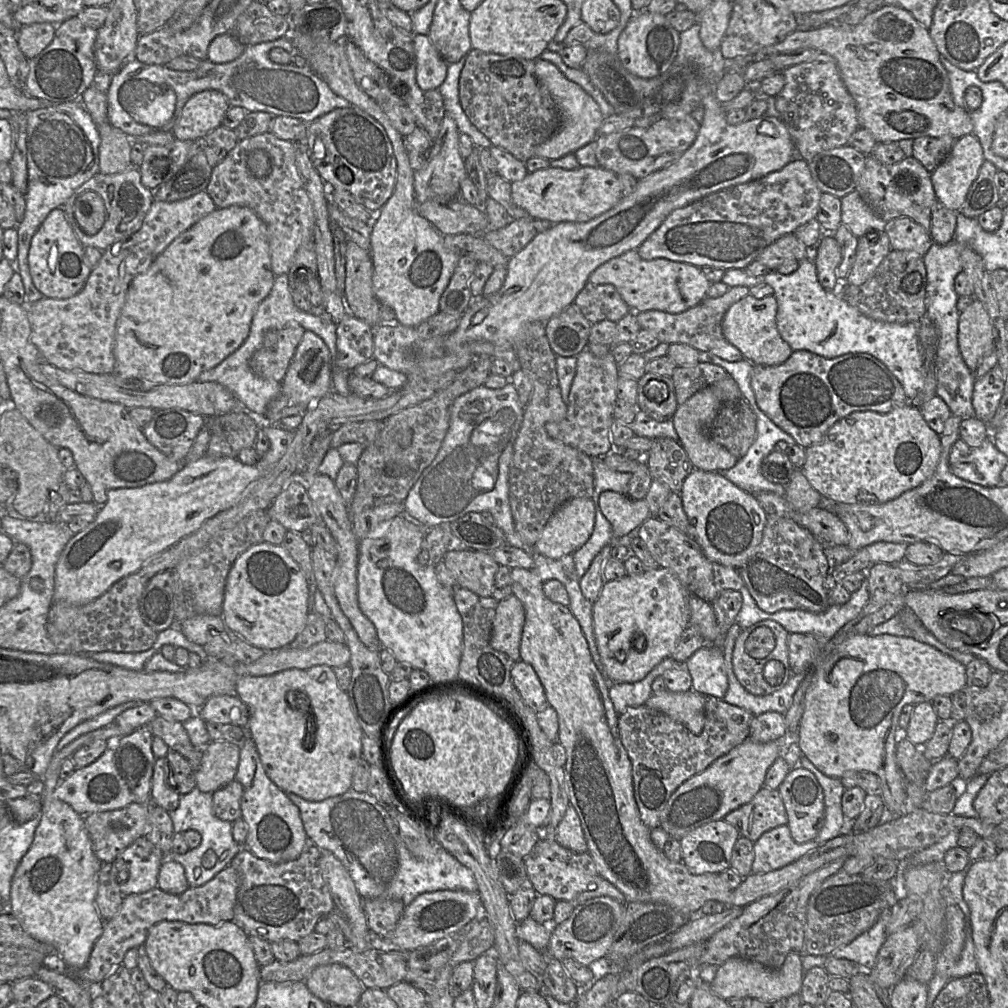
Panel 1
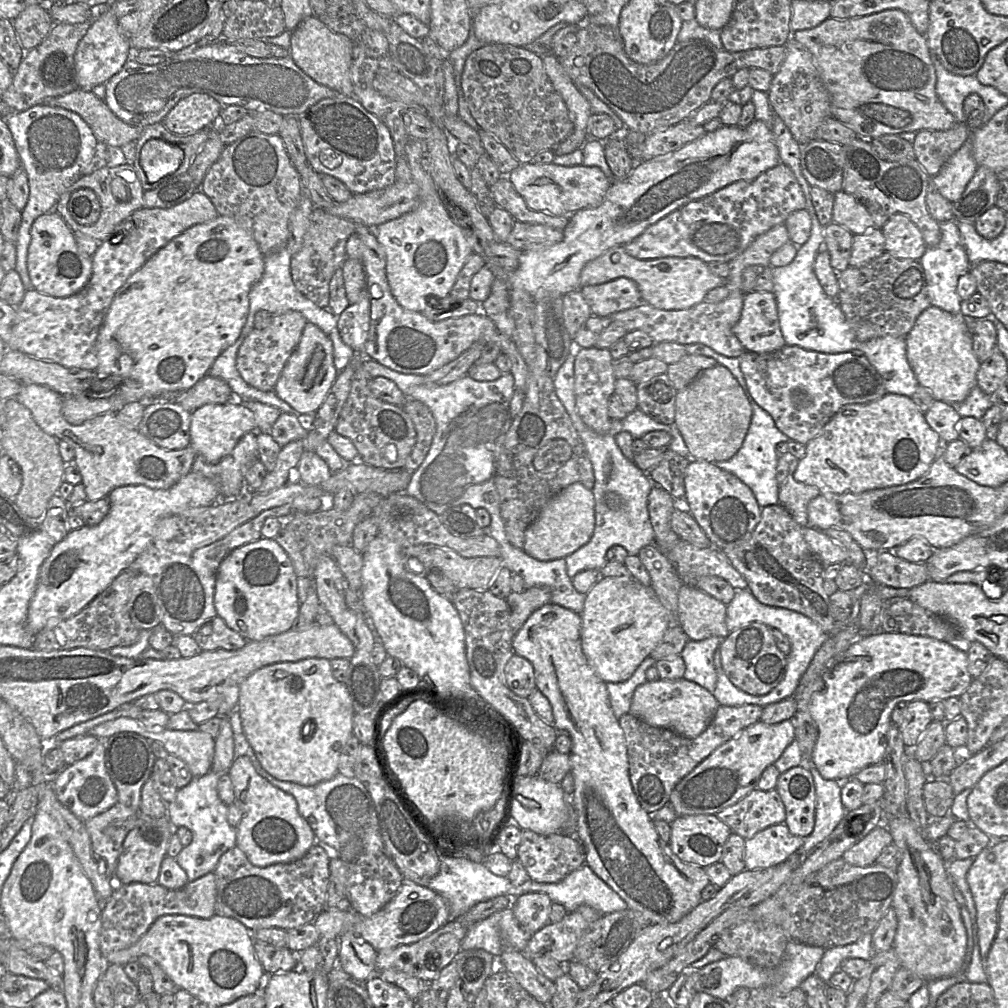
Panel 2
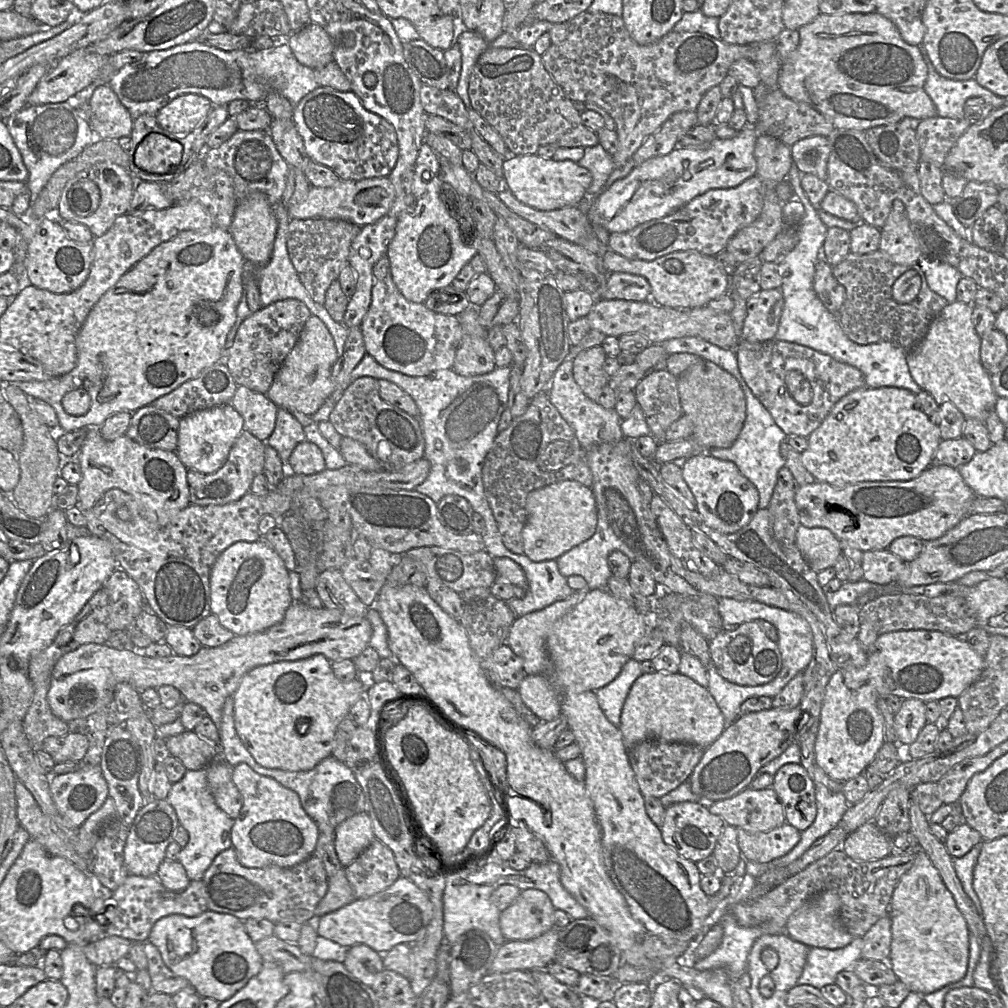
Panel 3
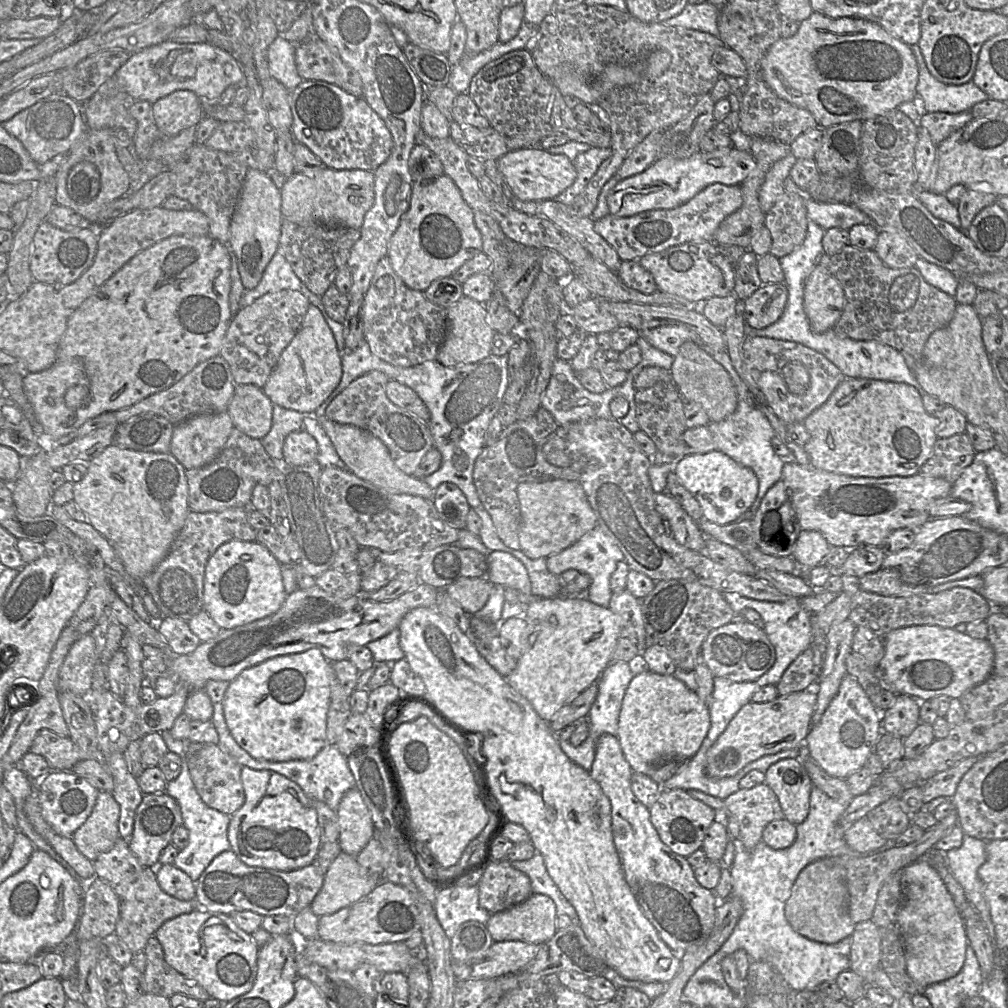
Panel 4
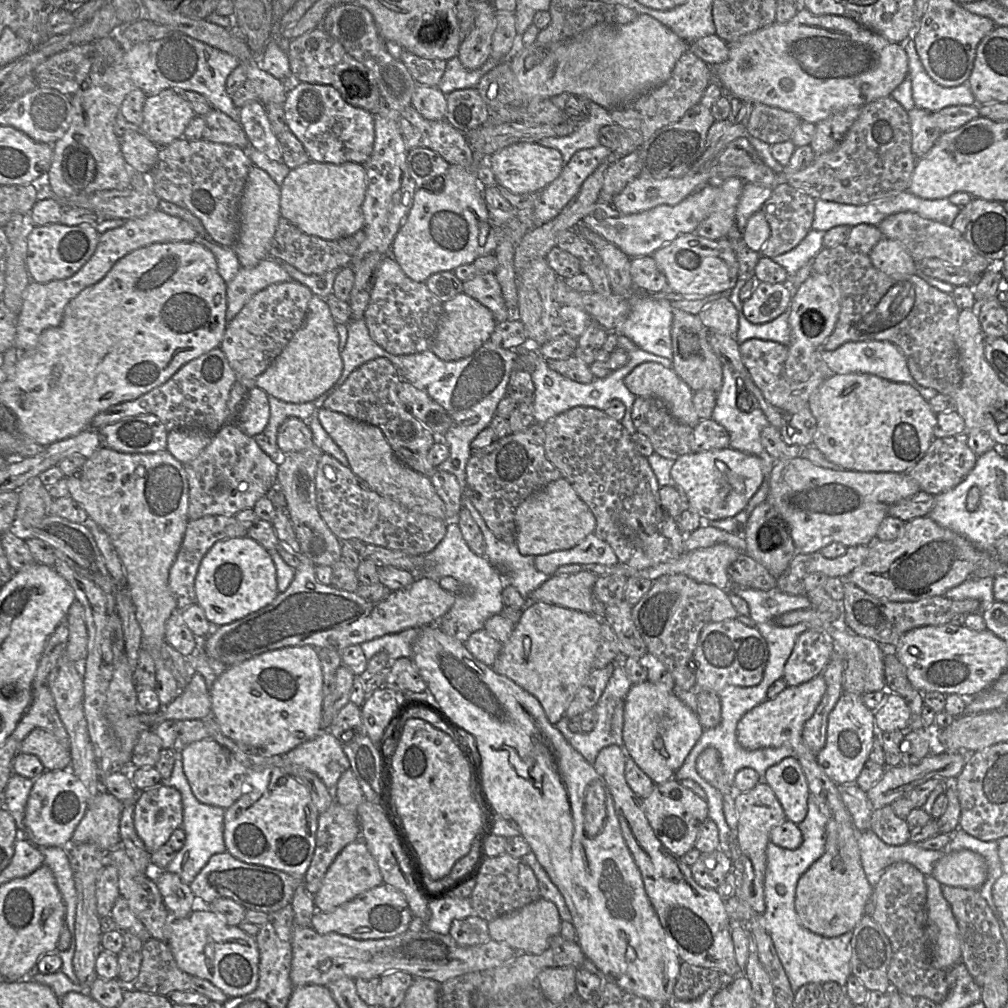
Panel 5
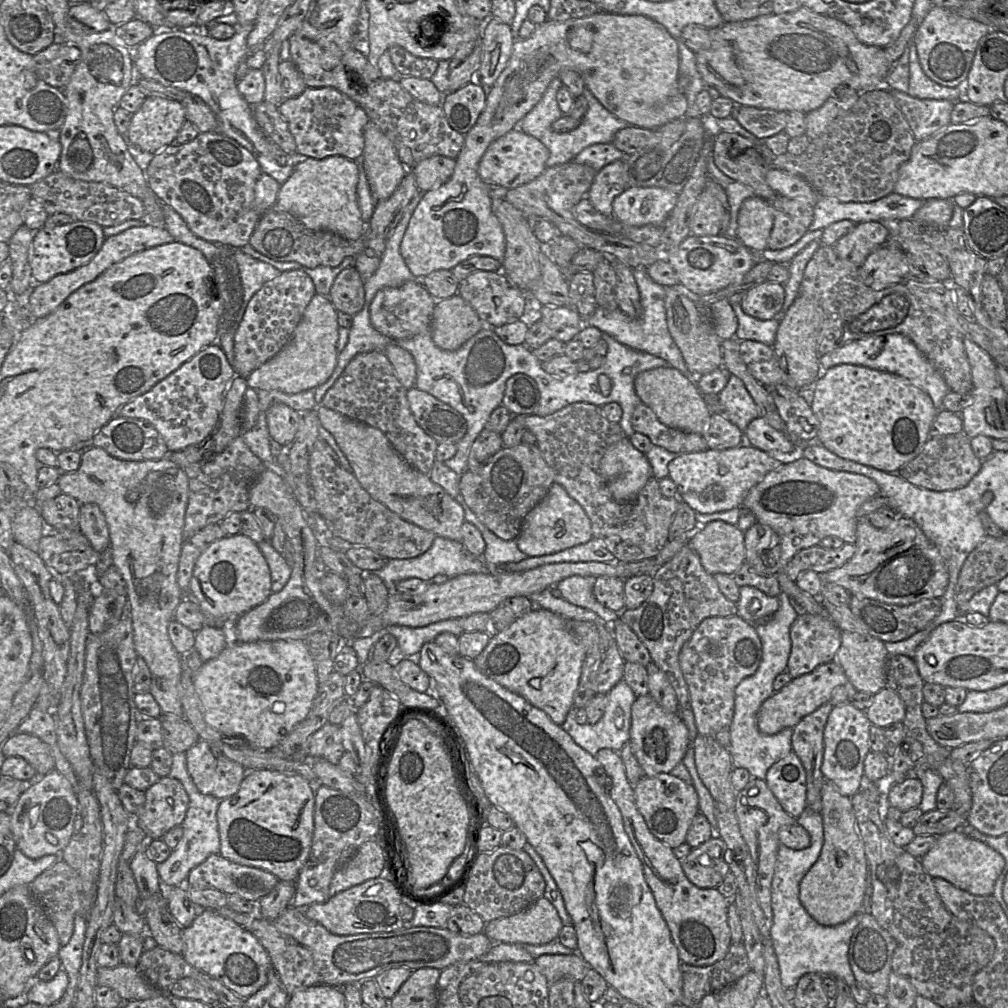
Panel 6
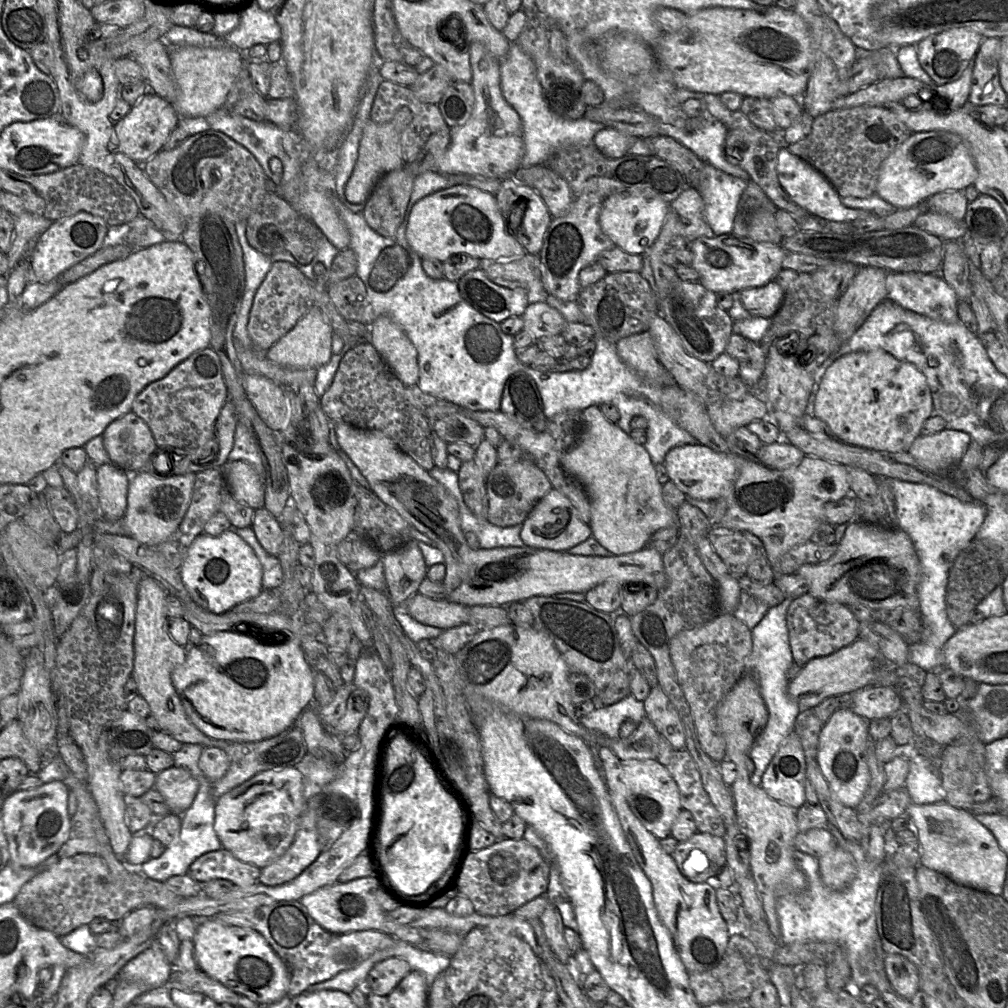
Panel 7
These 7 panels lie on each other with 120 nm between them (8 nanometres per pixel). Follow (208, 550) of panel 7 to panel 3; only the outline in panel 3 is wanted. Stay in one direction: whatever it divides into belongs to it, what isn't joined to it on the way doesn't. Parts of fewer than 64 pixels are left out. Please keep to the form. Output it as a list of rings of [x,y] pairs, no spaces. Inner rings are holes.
[[[264,540],[238,541],[225,549],[210,572],[210,610],[220,624],[237,636],[264,631],[284,617],[293,600],[289,571],[277,552]]]

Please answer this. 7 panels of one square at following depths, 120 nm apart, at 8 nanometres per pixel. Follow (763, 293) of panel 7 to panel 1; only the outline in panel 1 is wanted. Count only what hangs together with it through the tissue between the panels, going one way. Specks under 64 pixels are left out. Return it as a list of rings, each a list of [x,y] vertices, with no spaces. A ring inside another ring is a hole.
[[[748,294],[734,303],[722,321],[725,339],[740,350],[743,358],[753,365],[775,366],[785,362],[793,350],[781,337],[776,323],[777,301],[774,295],[757,299]]]

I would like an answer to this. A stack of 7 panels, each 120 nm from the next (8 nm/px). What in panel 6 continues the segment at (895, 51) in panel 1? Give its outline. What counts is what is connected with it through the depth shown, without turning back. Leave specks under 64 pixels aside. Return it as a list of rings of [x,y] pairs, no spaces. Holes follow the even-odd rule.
[[[804,6],[790,13],[723,22],[719,27],[709,29],[709,34],[710,48],[695,54],[697,71],[713,97],[721,95],[742,106],[807,114],[835,96],[838,86],[847,85],[847,95],[858,97],[863,91],[882,86],[893,67],[884,48],[861,42],[844,22],[817,14]]]

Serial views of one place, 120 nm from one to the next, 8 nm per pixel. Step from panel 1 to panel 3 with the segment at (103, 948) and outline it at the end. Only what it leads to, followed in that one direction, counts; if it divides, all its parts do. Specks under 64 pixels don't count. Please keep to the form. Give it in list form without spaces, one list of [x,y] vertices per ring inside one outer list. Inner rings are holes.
[[[129,874],[125,880],[114,891],[107,892],[108,896],[105,900],[107,906],[104,914],[98,914],[96,920],[102,923],[102,915],[107,919],[104,923],[104,935],[118,936],[132,942],[145,942],[154,923],[170,914],[181,914],[188,917],[198,916],[207,910],[206,894],[202,880],[192,880],[188,886],[179,892],[167,890],[156,876],[137,876]]]

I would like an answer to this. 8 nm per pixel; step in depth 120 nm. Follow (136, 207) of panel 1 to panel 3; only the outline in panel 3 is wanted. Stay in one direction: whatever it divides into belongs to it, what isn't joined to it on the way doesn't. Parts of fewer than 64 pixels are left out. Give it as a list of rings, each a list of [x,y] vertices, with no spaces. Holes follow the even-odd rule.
[[[100,162],[89,169],[85,169],[77,173],[74,177],[67,181],[63,190],[61,191],[60,199],[58,202],[58,210],[62,221],[72,221],[89,228],[94,238],[101,237],[105,234],[114,223],[115,219],[127,213],[134,193],[134,176],[130,170],[111,163]],[[82,179],[89,179],[97,184],[100,190],[100,204],[97,210],[89,216],[81,217],[73,213],[68,205],[67,195],[70,188]]]

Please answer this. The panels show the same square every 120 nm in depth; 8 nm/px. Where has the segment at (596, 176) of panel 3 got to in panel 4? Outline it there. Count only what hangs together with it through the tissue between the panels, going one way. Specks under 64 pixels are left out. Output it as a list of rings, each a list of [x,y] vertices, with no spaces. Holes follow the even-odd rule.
[[[591,147],[588,151],[579,153],[572,161],[576,170],[575,181],[554,199],[569,205],[573,199],[582,192],[597,171],[599,165],[610,155],[610,147]]]

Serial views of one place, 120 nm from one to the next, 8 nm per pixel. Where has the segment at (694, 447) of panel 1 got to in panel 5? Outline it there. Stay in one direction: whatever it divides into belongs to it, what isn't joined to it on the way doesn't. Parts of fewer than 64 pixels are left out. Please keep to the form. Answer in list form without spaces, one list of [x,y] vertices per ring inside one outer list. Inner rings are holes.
[[[680,309],[673,310],[671,330],[673,344],[672,369],[693,392],[710,389],[718,393],[722,386],[722,363],[710,347],[708,331],[698,314],[694,315]]]

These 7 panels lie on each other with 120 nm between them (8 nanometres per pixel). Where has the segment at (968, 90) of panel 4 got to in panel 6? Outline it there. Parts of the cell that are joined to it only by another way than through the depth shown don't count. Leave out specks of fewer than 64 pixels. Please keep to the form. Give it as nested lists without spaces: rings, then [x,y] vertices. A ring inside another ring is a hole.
[[[914,42],[909,46],[909,95],[919,99],[938,99],[958,101],[964,98],[964,91],[959,87],[947,87],[931,80],[923,71]]]

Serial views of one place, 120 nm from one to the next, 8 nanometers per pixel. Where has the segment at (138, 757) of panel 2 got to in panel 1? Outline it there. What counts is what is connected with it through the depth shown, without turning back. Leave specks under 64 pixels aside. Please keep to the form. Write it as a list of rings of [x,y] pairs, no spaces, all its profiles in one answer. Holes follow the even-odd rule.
[[[141,727],[130,734],[115,739],[110,747],[114,750],[115,765],[121,778],[130,789],[134,802],[146,803],[150,799],[153,767],[156,760],[152,752],[153,734],[148,727]]]

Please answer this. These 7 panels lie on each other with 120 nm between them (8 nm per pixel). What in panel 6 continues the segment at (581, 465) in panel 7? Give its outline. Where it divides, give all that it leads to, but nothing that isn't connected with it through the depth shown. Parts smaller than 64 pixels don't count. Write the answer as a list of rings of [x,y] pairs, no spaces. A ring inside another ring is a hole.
[[[628,437],[612,444],[606,450],[600,460],[598,469],[599,474],[606,481],[612,496],[617,501],[633,500],[653,476],[653,470],[646,454],[637,450]]]

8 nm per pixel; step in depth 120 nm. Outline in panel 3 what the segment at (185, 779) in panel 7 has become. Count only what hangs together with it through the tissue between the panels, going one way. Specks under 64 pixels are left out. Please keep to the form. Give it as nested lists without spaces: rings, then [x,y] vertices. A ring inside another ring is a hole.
[[[146,798],[135,819],[129,827],[124,846],[124,865],[131,875],[156,876],[160,863],[165,859],[168,845],[174,840],[179,826],[175,810],[166,799]]]

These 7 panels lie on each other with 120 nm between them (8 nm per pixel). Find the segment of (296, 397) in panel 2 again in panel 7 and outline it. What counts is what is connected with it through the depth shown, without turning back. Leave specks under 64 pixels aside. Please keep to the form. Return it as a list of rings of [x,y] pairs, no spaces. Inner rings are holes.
[[[317,306],[310,310],[281,337],[267,352],[266,358],[283,367],[317,369],[332,357],[333,329]]]

